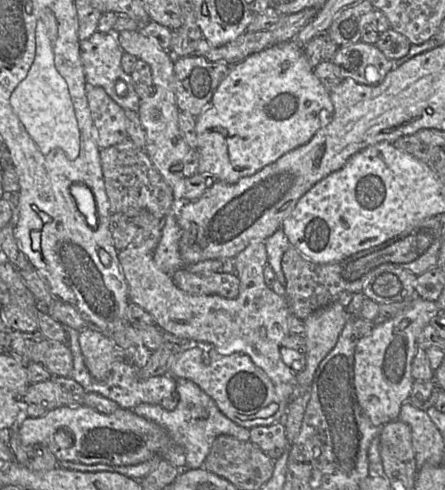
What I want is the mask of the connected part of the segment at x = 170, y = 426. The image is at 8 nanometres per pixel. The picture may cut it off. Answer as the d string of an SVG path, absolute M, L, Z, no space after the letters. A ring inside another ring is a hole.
M176 378L176 393L179 395L179 401L174 410L166 410L160 405L147 403L139 404L131 410L138 416L158 424L166 431L171 443L183 448L186 453L185 469L201 468L214 440L222 434L233 436L241 441L250 441L250 429L227 418L214 400L194 382L184 378ZM200 409L208 411L206 419L200 418Z

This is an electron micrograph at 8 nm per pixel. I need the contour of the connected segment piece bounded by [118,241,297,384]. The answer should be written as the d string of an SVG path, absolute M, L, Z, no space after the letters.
M264 241L251 243L235 257L234 273L239 278L240 288L239 295L234 299L220 295L193 295L183 291L175 284L171 275L156 265L153 252L145 250L145 248L128 247L121 250L118 252L118 261L129 287L130 302L150 313L161 330L178 339L209 343L216 347L222 355L234 352L246 354L275 384L295 384L297 373L284 363L280 352L281 342L291 333L288 327L288 318L292 312L286 297L275 293L265 282L264 268L268 264L268 257Z

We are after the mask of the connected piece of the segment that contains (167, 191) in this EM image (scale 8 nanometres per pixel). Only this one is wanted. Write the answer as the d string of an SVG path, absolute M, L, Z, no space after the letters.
M124 140L121 143L101 149L100 159L111 215L128 208L147 210L161 220L168 215L174 206L173 191L144 150L139 149L130 140Z

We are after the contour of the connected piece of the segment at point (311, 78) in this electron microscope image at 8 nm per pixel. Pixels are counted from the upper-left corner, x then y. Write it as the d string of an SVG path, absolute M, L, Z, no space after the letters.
M295 40L268 47L230 66L211 100L195 118L195 130L198 142L196 150L199 154L198 173L210 173L217 181L235 183L309 142L329 122L334 107L330 93L308 63L304 46Z

